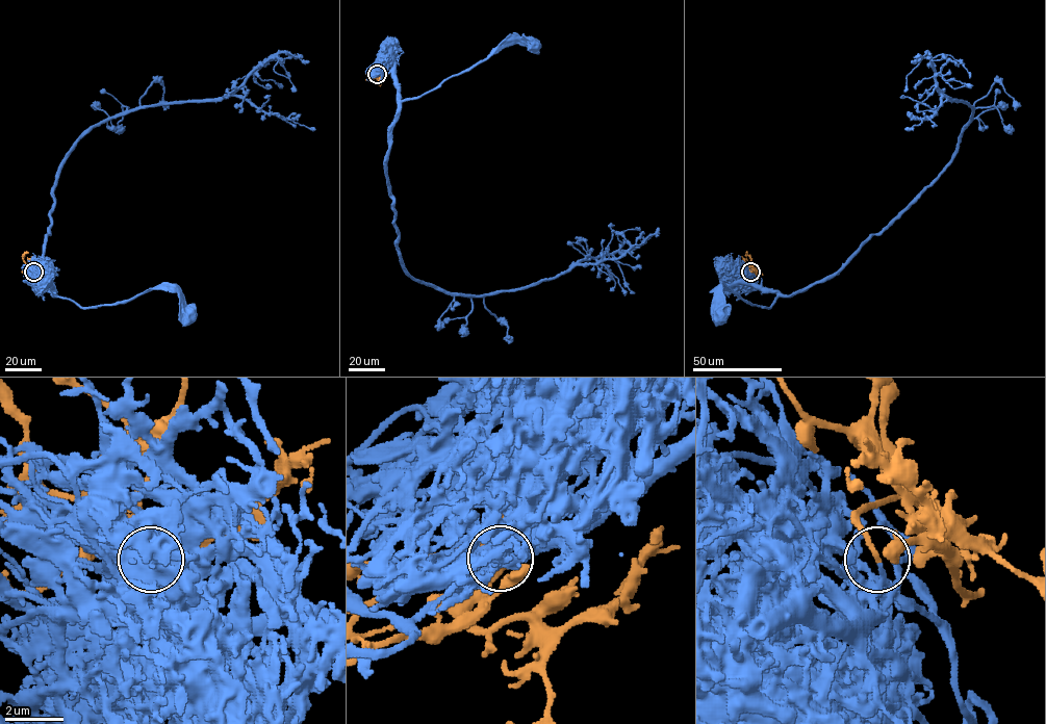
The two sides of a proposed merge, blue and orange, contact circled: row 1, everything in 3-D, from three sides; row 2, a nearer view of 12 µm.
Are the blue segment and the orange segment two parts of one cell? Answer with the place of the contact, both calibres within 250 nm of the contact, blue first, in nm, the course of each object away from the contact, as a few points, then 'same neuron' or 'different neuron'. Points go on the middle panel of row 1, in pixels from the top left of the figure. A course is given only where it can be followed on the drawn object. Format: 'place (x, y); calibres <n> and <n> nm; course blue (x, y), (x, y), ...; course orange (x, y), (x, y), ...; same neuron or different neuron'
place (377, 74); calibres 120 and 150 nm; course blue (377, 73), (390, 72), (398, 99), (411, 99), (482, 61), (508, 37), (533, 42); course orange (377, 73), (366, 79), (375, 78), (379, 68), (374, 70); same neuron

